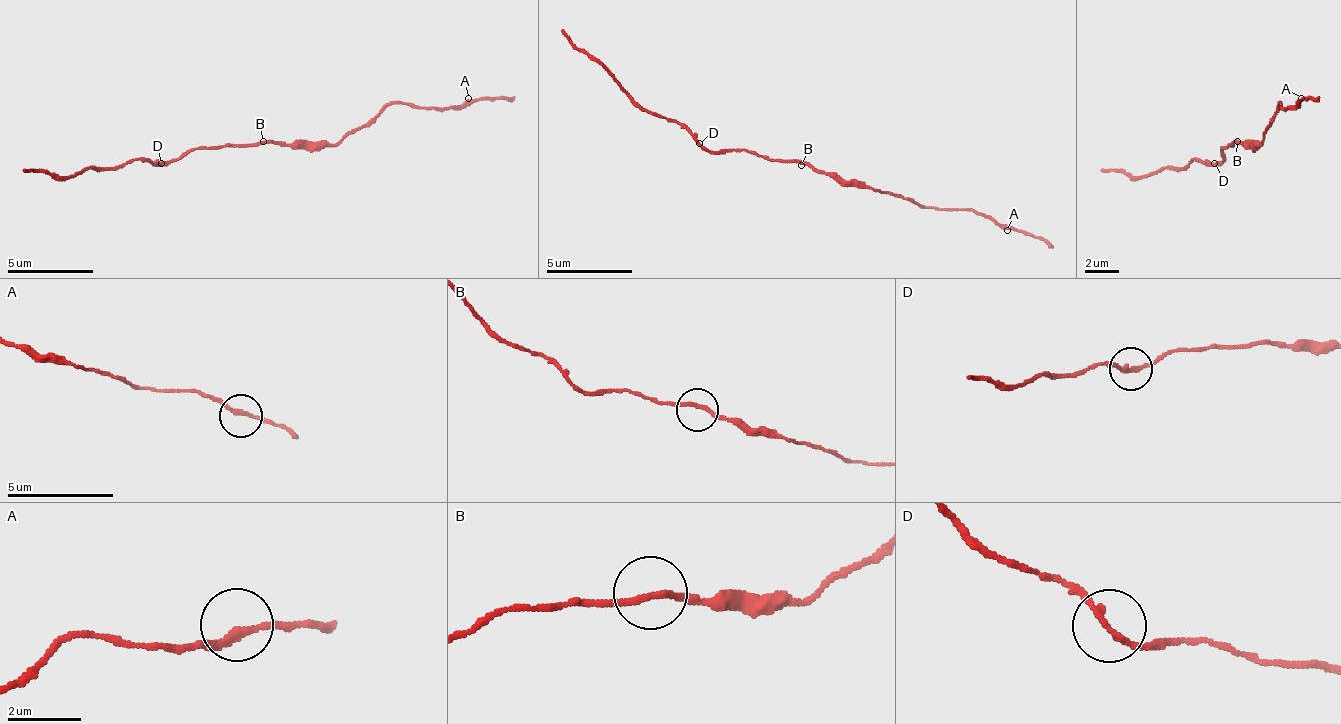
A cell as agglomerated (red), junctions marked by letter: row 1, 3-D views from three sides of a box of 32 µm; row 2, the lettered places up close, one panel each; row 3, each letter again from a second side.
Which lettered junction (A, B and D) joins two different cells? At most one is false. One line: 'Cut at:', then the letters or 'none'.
Cut at: none

